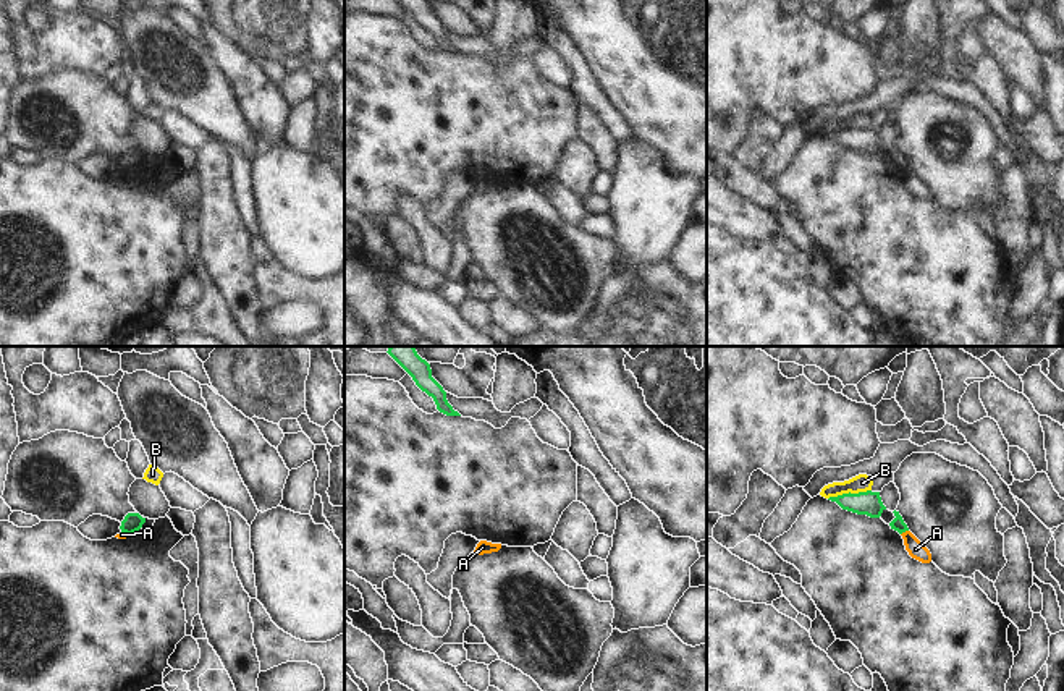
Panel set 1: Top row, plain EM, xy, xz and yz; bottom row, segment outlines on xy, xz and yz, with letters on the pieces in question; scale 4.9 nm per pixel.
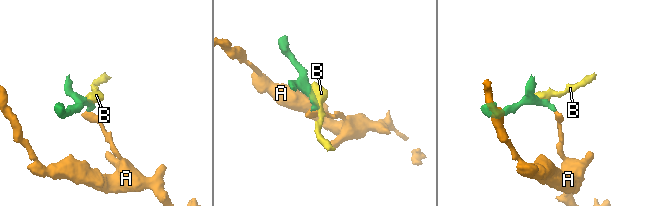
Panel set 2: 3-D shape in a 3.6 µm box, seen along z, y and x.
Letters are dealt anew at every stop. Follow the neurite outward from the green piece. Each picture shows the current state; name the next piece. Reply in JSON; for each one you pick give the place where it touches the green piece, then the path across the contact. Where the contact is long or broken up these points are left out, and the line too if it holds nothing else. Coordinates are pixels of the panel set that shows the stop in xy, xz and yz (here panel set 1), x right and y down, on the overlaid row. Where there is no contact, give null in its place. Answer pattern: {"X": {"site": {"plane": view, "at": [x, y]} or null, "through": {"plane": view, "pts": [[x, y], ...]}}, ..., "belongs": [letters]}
{"belongs": []}

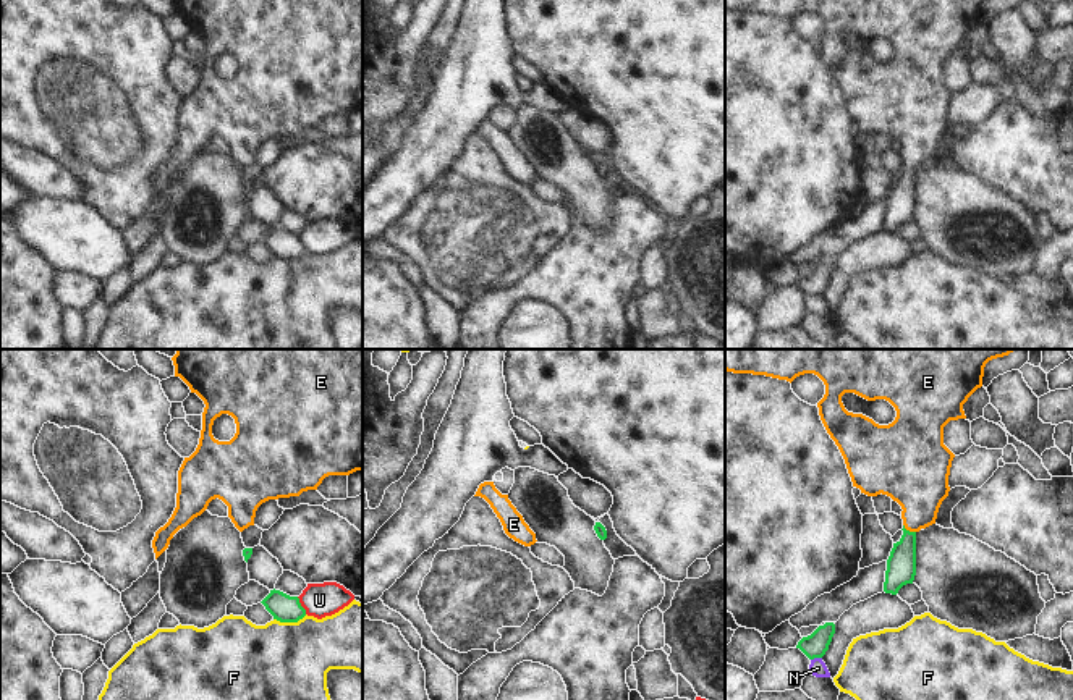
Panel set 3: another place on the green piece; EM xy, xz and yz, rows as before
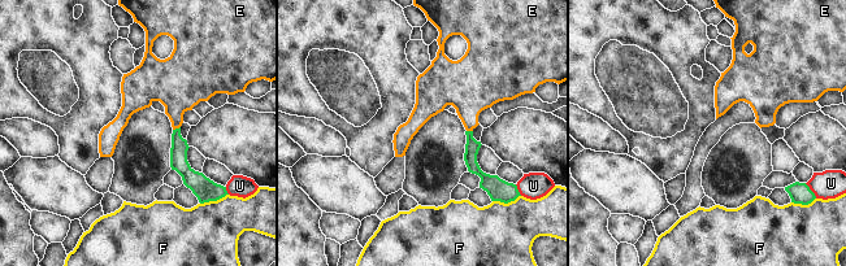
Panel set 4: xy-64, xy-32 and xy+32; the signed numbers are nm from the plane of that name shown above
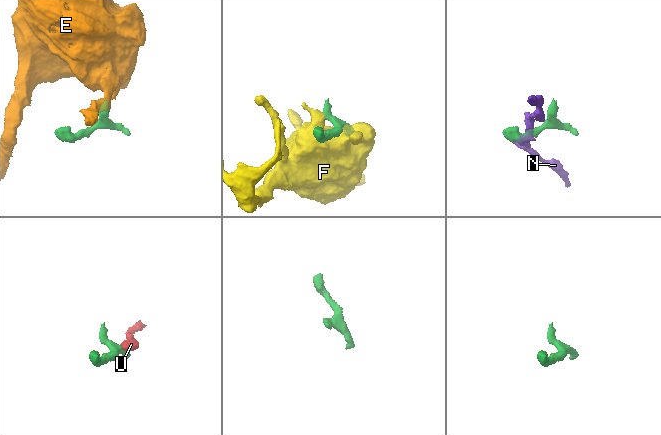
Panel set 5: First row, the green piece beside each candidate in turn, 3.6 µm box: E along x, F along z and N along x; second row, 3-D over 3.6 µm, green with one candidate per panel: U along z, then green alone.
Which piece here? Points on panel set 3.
{"E": {"site": {"plane": "yz", "at": [908, 531]}, "through": {"plane": "yz", "pts": [[902, 563], [908, 531], [918, 513], [918, 482]]}}, "belongs": ["E"]}

